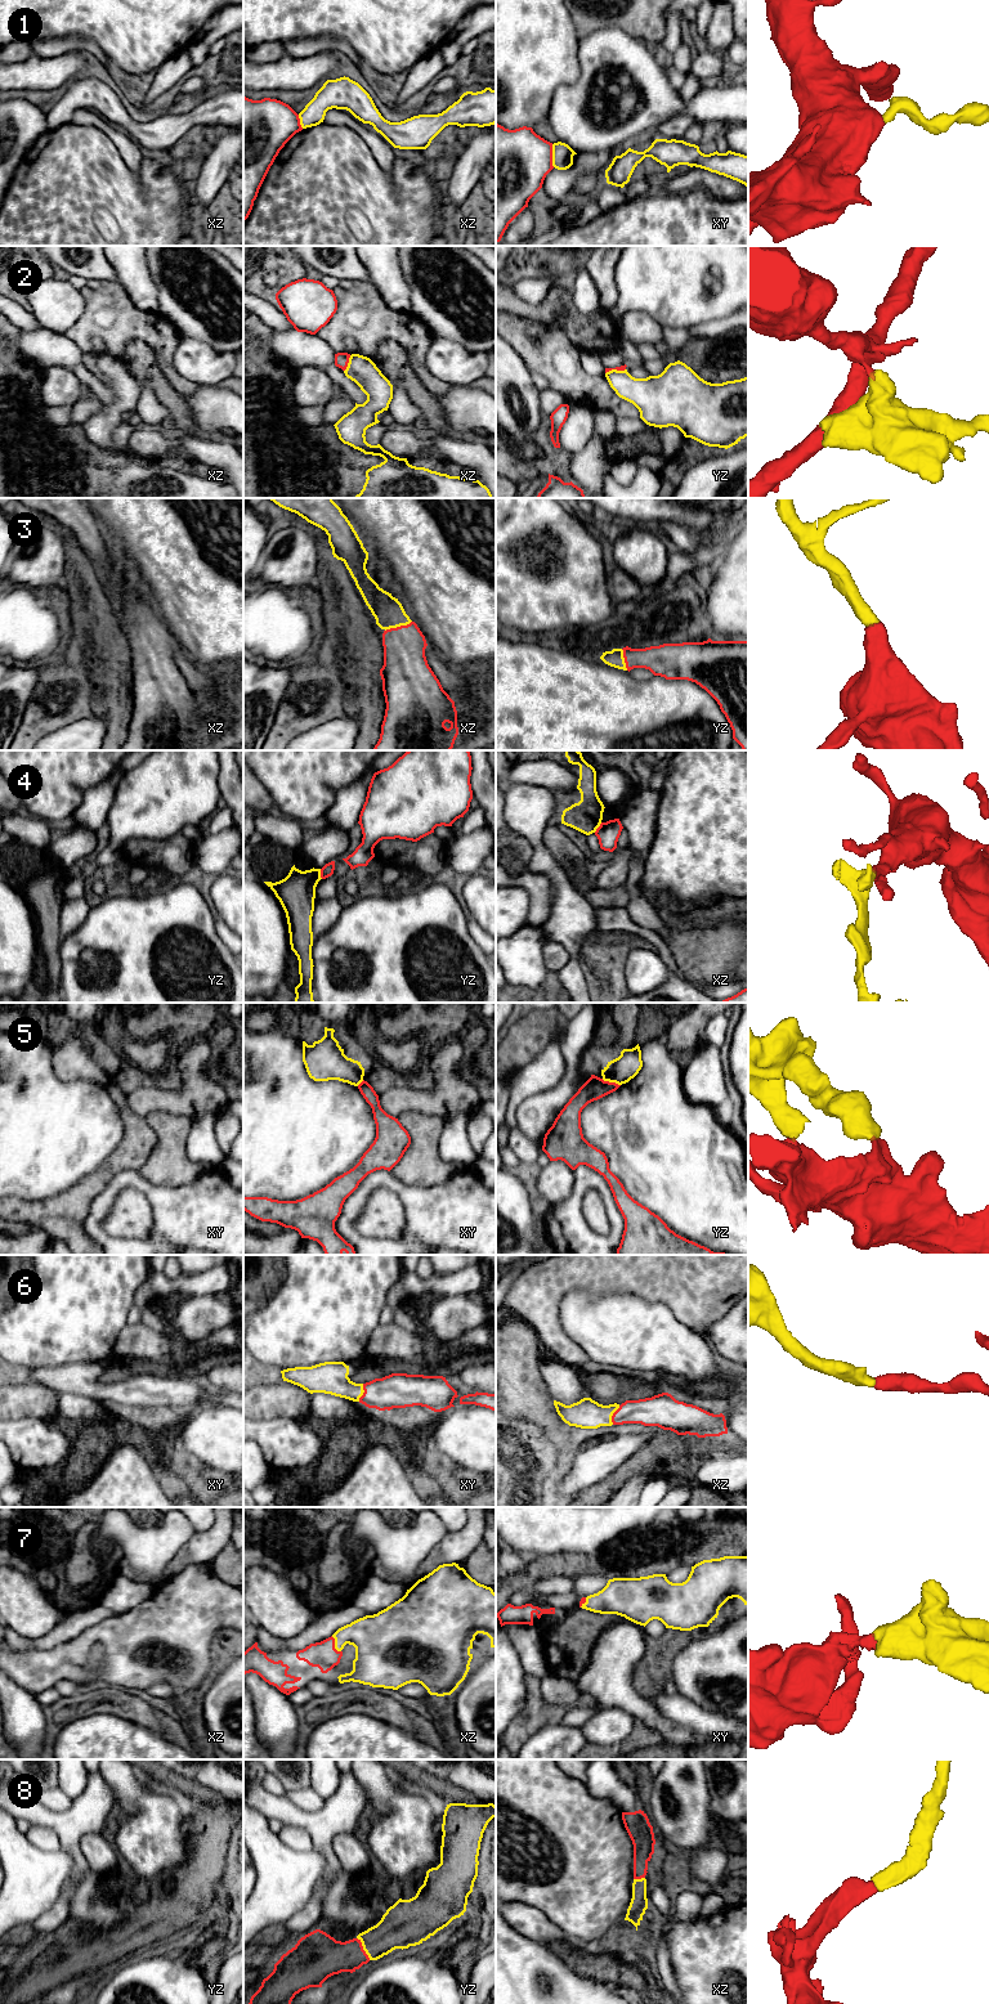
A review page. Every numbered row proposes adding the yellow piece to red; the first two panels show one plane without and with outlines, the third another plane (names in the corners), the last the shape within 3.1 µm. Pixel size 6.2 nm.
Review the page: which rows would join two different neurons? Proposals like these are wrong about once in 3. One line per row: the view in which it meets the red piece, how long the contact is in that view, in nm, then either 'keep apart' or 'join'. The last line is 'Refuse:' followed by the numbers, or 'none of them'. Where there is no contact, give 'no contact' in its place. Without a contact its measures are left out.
1: contact in xy; length 140 nm; keep apart
2: contact in xz; length 110 nm; keep apart
3: contact in xz; length 180 nm; join
4: contact in yz; length 70 nm; keep apart
5: contact in yz; length 130 nm; keep apart
6: contact in xz; length 130 nm; join
7: contact in xz; length 120 nm; join
8: contact in yz; length 170 nm; join
Refuse: 1, 2, 4, 5

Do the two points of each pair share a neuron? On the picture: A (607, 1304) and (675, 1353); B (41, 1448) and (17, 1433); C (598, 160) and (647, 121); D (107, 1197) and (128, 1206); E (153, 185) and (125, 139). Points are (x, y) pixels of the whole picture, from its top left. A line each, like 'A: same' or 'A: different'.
A: same
B: same
C: different
D: different
E: different

